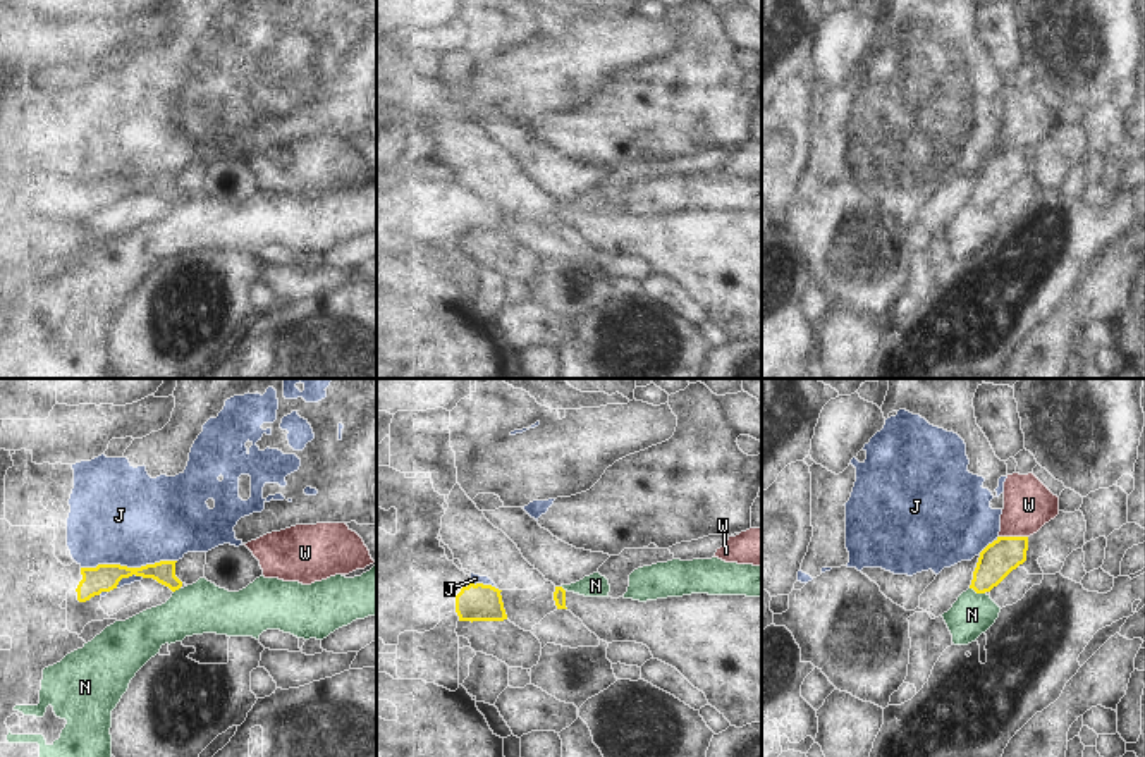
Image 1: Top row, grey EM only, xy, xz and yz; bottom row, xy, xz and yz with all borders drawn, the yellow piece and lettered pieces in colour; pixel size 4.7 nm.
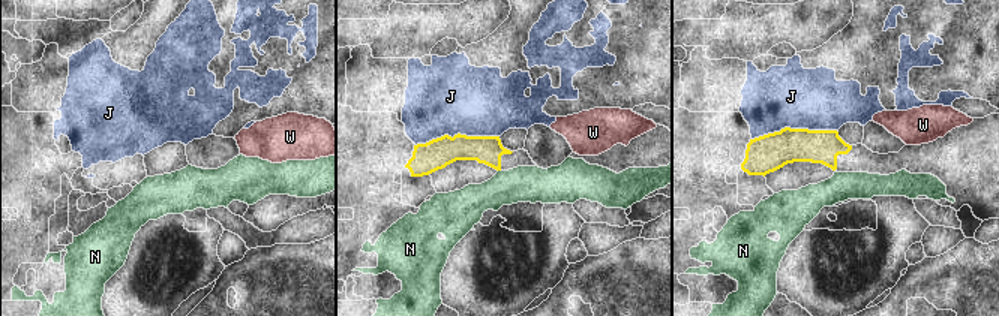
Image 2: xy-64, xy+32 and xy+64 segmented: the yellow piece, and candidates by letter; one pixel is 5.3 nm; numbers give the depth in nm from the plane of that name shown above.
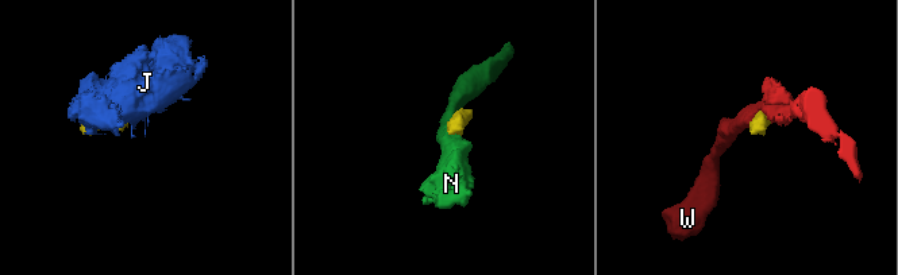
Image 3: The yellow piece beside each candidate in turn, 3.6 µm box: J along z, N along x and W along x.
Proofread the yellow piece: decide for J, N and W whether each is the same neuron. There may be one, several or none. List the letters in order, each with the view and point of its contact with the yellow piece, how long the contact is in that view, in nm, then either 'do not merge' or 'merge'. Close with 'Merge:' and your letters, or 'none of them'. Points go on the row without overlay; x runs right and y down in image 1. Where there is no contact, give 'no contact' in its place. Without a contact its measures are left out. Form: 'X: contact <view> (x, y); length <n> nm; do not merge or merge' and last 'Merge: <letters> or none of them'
J: contact xy (126, 181); length 440 nm; do not merge
N: contact yz (977, 207); length 80 nm; do not merge
W: contact yz (1013, 152); length 140 nm; do not merge
Merge: none of them

